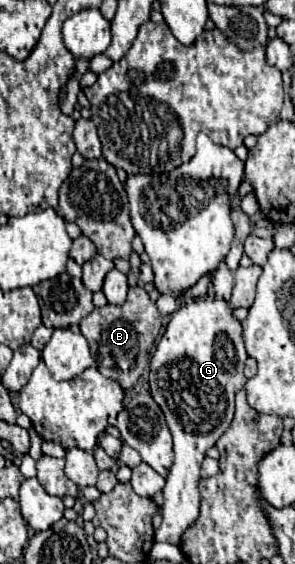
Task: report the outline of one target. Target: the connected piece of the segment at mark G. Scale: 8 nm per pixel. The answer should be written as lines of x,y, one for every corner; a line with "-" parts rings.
206,296
194,302
184,304
178,312
172,314
168,328
156,346
156,352
150,362
150,394
162,408
168,428
174,438
174,464
170,468
170,474
166,478
166,486
162,490
164,494
164,508
162,508
162,526
156,530
156,542
170,542
178,544
182,530
190,526
198,518
200,510
200,492
198,492
198,480
200,480
200,464
206,456
206,450
210,450
216,440
226,432
234,418
234,394
244,388
246,376
244,376
244,362
248,354
244,348
242,338
242,322
234,316
234,308
228,300
220,300
214,296

